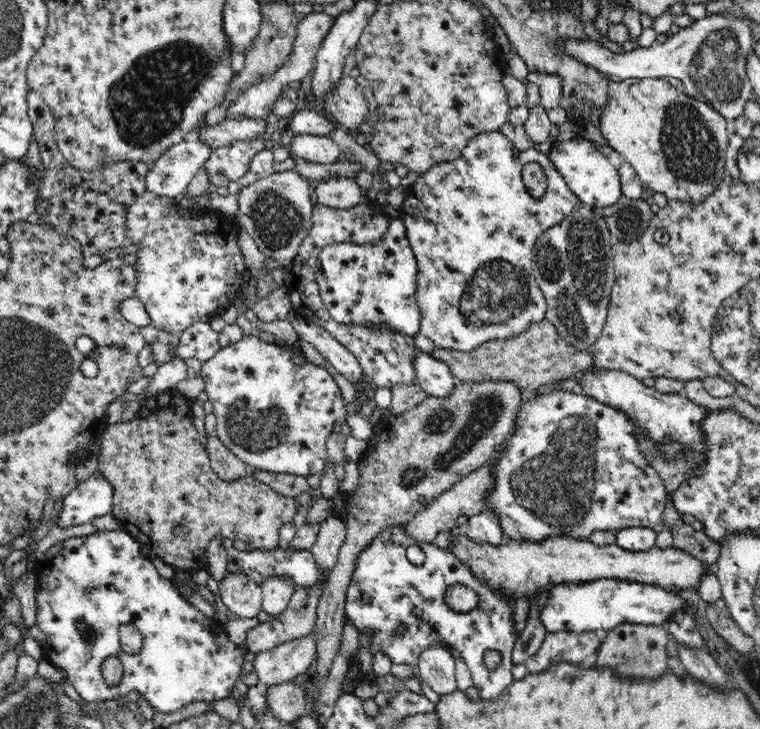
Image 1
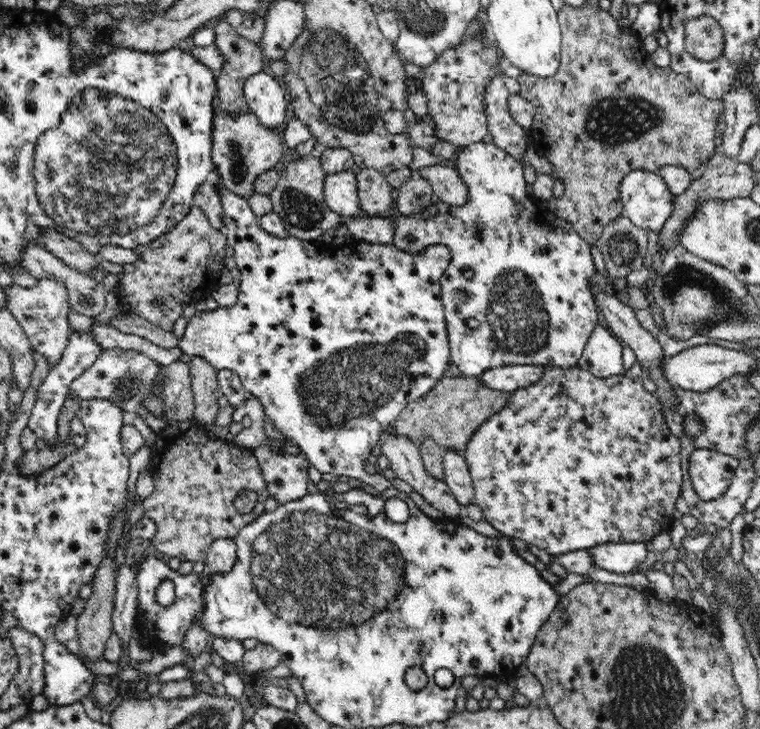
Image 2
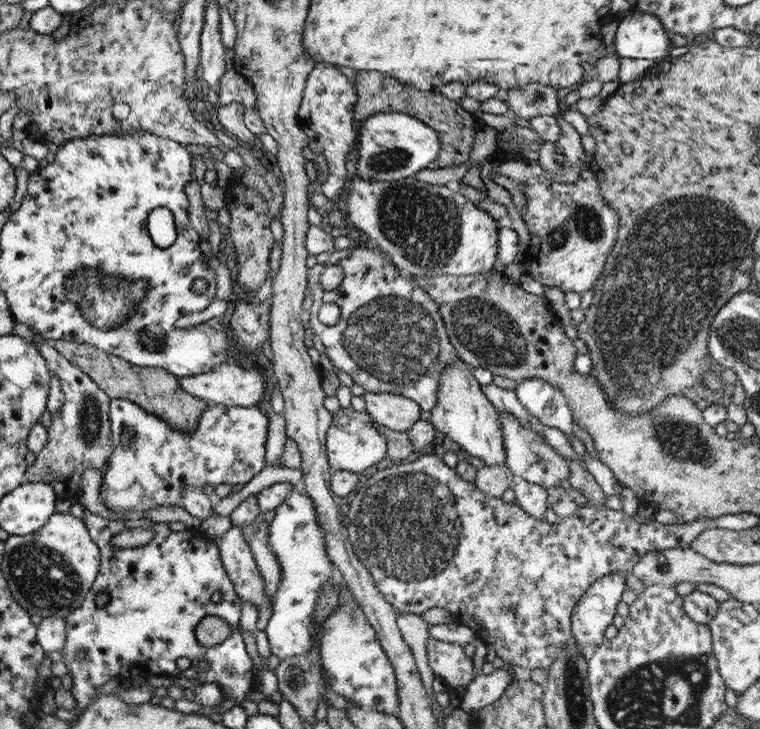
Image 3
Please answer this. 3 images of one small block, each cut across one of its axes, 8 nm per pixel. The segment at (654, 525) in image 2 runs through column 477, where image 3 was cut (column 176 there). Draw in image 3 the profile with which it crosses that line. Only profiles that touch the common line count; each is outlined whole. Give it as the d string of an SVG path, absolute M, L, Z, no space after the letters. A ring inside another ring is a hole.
M112 398L108 404L108 419L110 426L111 450L109 456L105 460L106 466L104 467L104 470L101 471L102 475L99 497L101 497L103 505L105 505L109 511L119 513L121 518L123 518L123 512L141 511L143 514L147 509L151 509L155 507L155 505L161 505L163 503L167 505L179 505L179 491L181 491L181 487L185 487L185 485L193 485L201 488L207 484L213 485L213 488L215 488L217 484L221 483L245 485L264 468L264 446L266 445L265 440L269 421L267 421L267 415L265 415L261 409L257 409L257 407L245 406L245 408L243 408L241 406L223 406L221 404L209 403L208 406L205 406L205 410L201 412L201 416L199 416L197 426L193 428L193 432L181 432L181 430L177 430L177 428L169 426L169 424L162 421L161 418L157 418L156 416L153 416L153 414L149 414L149 412L143 410L140 406L137 406L131 401Z

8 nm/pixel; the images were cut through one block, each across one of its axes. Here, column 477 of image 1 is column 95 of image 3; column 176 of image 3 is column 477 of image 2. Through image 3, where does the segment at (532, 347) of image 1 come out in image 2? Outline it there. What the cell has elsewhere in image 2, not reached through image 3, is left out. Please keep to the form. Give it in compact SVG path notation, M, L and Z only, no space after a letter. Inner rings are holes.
M444 376L425 397L408 403L401 410L392 426L393 432L416 443L418 448L424 439L430 438L446 450L464 456L466 445L476 429L493 414L500 412L508 400L509 392L492 390L482 385L478 377Z

